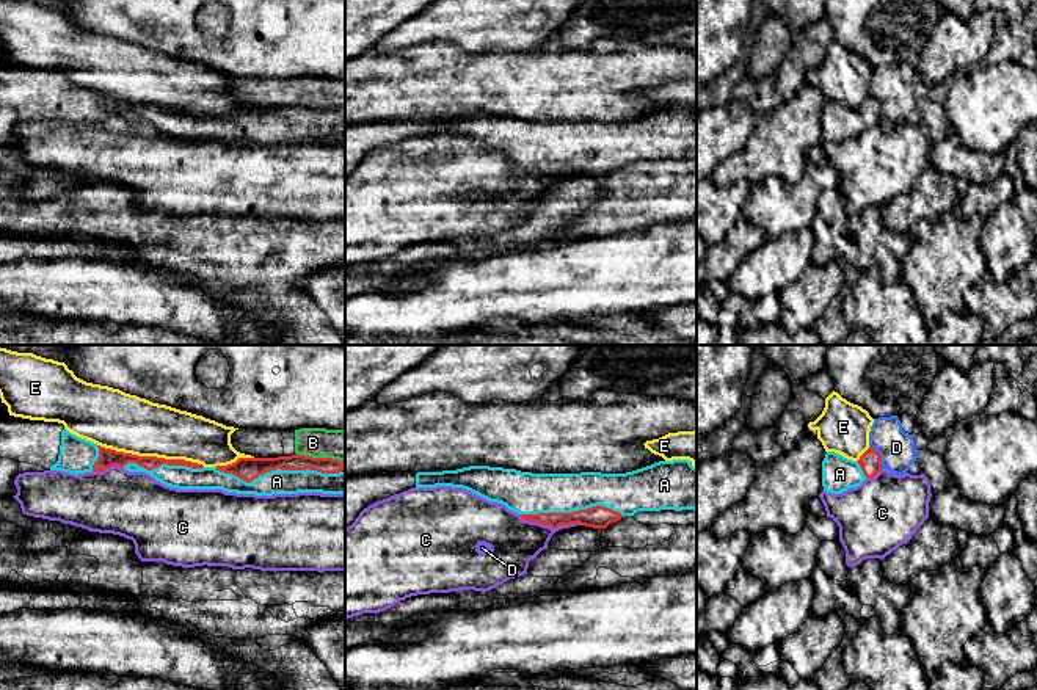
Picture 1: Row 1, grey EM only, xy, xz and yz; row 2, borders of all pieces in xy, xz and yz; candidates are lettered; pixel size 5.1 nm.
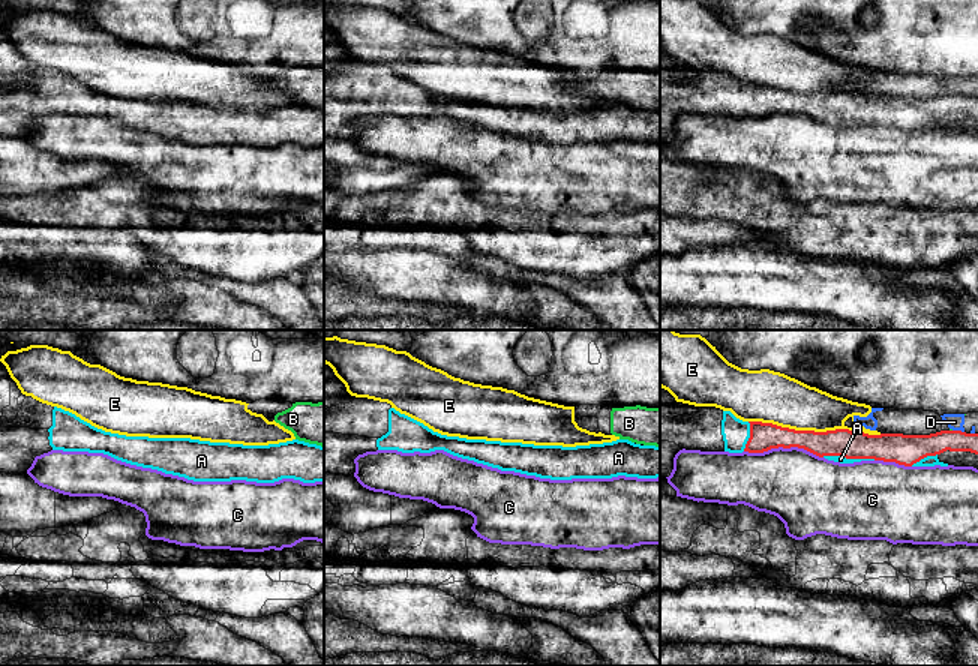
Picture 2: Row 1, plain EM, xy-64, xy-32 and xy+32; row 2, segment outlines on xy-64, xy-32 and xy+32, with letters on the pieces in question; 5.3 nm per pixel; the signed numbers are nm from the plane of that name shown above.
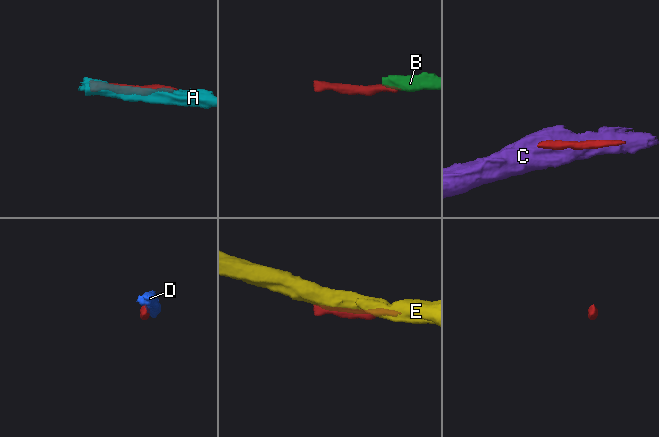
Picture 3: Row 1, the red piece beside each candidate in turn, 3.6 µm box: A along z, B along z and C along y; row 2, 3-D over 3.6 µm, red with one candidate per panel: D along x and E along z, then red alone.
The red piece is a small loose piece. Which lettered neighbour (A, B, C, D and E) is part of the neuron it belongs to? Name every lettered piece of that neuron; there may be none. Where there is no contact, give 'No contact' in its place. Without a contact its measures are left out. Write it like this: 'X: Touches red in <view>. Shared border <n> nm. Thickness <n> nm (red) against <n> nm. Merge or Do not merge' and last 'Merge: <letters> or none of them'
A: Touches red in xy. Shared border 650 nm. Thickness 120 nm (red) against 130 nm. Merge
B: Touches red in xy. Shared border 260 nm. Thickness 80 nm (red) against 160 nm. Do not merge
C: Touches red in xz. Shared border 320 nm. Thickness 120 nm (red) against 240 nm. Do not merge
D: Touches red in yz. Shared border 140 nm. Thickness 110 nm (red) against 190 nm. Do not merge
E: Touches red in xy. Shared border 550 nm. Thickness 90 nm (red) against 300 nm. Do not merge
Merge: A

